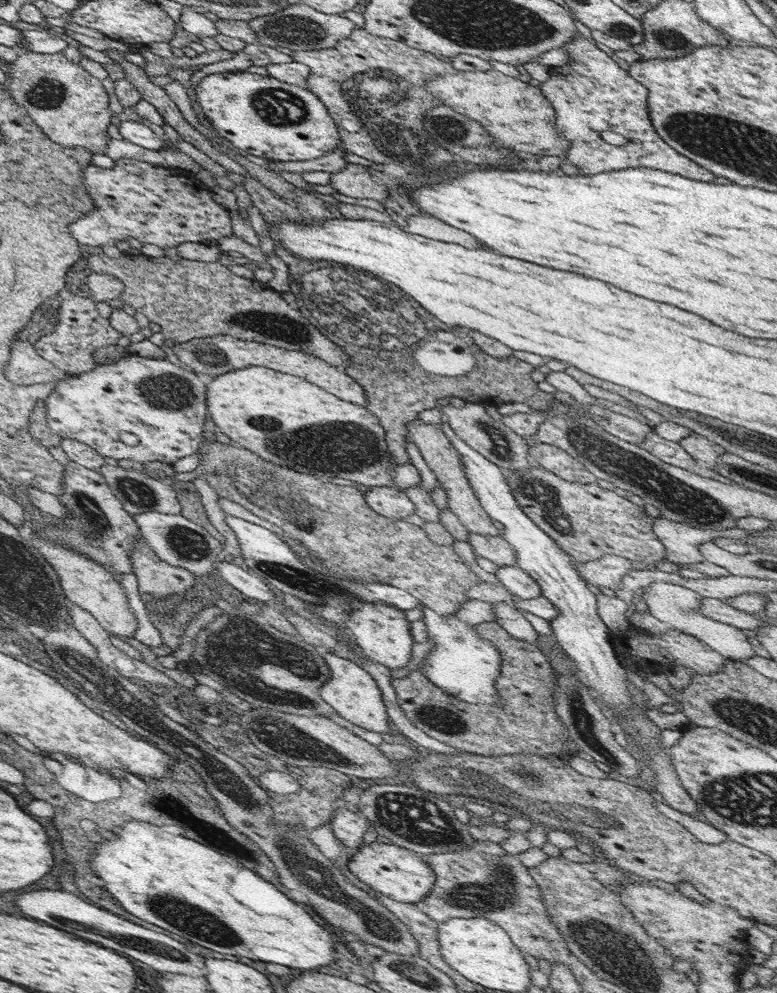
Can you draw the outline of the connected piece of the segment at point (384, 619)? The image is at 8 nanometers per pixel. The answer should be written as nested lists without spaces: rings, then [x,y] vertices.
[[[354,602],[355,608],[346,614],[345,626],[350,629],[361,651],[375,663],[384,664],[391,670],[404,668],[413,657],[414,640],[408,628],[409,621],[399,609],[382,602]]]

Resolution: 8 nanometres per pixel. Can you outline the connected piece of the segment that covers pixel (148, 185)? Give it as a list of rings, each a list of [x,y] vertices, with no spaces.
[[[122,158],[113,162],[115,165],[110,169],[88,164],[82,170],[84,187],[92,198],[94,208],[84,218],[76,220],[69,226],[71,235],[80,245],[113,246],[119,240],[128,241],[132,237],[143,244],[153,244],[165,248],[166,246],[178,247],[182,243],[213,244],[221,238],[230,237],[233,234],[233,224],[229,212],[212,198],[211,190],[201,183],[194,172],[179,168],[166,168],[166,166],[154,166],[150,162],[134,160],[134,158]]]

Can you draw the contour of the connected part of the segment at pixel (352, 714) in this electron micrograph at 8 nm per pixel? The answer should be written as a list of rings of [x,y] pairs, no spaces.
[[[326,652],[322,657],[330,667],[330,680],[320,687],[319,693],[335,710],[337,718],[341,721],[348,721],[354,726],[360,726],[364,730],[370,730],[370,732],[378,732],[378,734],[390,732],[386,705],[374,677],[360,668],[358,664],[346,659],[341,652]]]

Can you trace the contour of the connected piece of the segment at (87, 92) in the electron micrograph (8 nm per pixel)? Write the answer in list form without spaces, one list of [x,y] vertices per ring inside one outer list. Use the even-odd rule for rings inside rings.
[[[32,51],[22,52],[13,62],[13,64],[14,66],[10,70],[7,70],[9,91],[11,92],[11,96],[14,97],[14,100],[16,100],[16,104],[20,104],[22,108],[25,108],[30,115],[30,118],[32,118],[32,120],[34,120],[34,122],[36,122],[36,124],[44,131],[44,134],[49,140],[52,140],[55,144],[64,146],[66,148],[88,148],[88,150],[92,152],[92,155],[106,154],[106,148],[108,148],[109,141],[111,140],[111,136],[108,135],[108,126],[111,125],[110,118],[116,114],[115,98],[111,89],[109,88],[109,85],[92,76],[92,74],[86,71],[80,65],[80,63],[68,60],[63,52],[54,54],[40,54]]]

